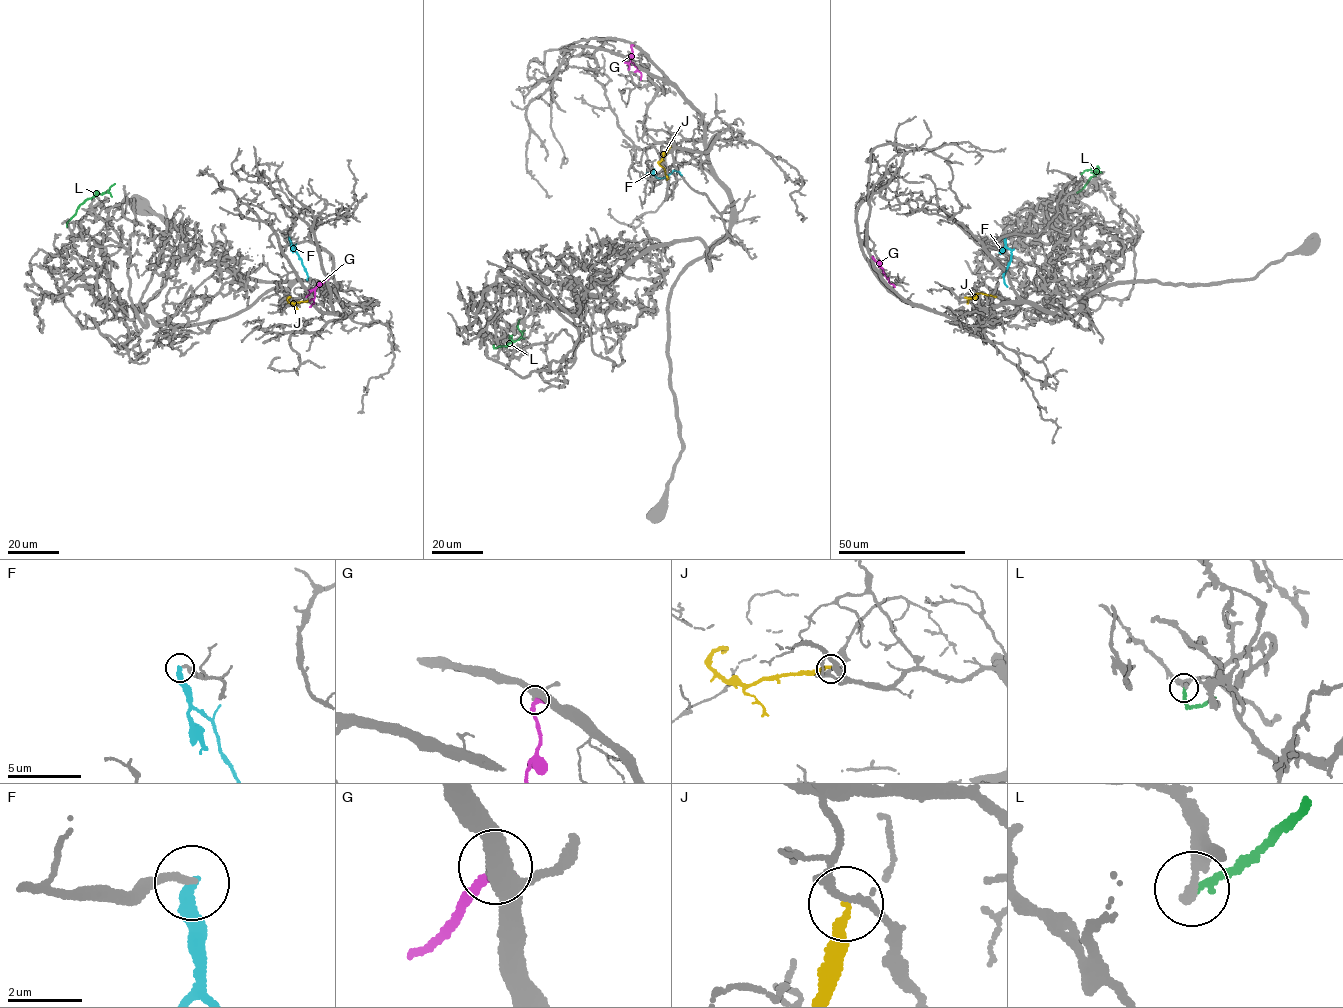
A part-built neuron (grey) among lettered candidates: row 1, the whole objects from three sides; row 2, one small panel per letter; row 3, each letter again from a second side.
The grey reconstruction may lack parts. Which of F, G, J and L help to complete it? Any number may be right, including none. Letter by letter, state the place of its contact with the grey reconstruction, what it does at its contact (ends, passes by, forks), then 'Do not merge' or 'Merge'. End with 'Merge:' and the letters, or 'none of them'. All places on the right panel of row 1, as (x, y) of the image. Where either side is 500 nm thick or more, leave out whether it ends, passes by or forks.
F: Touches grey at (1005, 239). It ends there. Do not merge
G: Touches grey at (872, 257). It ends there. Do not merge
J: Touches grey at (964, 297). It ends there. Do not merge
L: Touches grey at (1077, 192). It ends there. Do not merge
Merge: none of them

